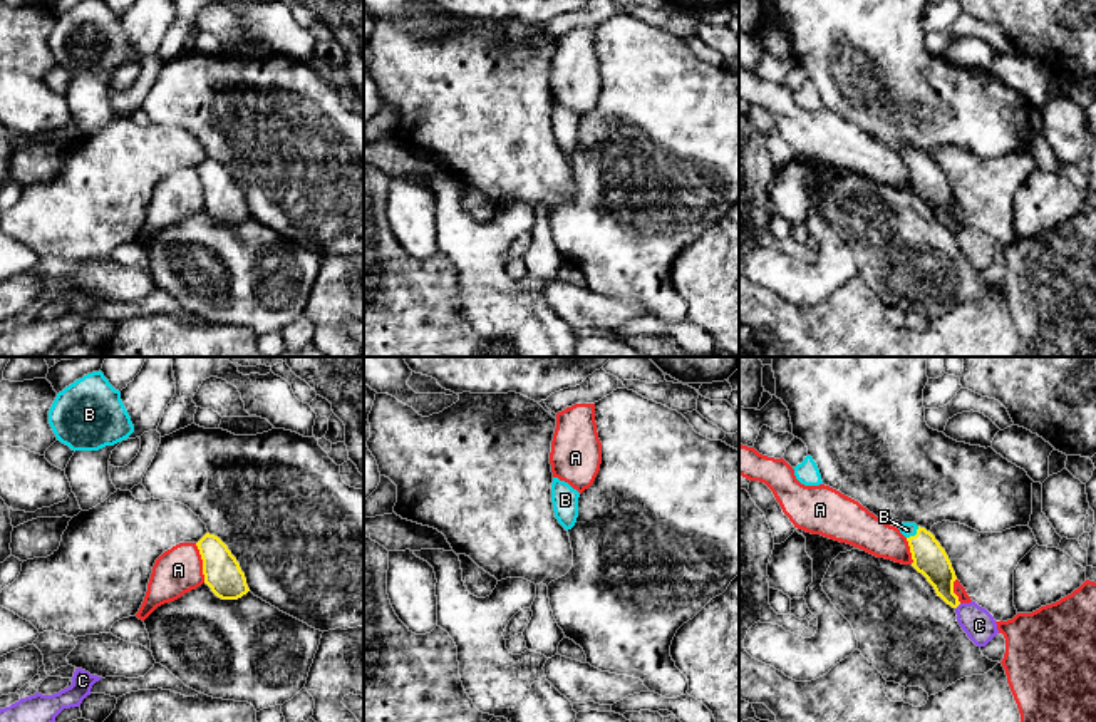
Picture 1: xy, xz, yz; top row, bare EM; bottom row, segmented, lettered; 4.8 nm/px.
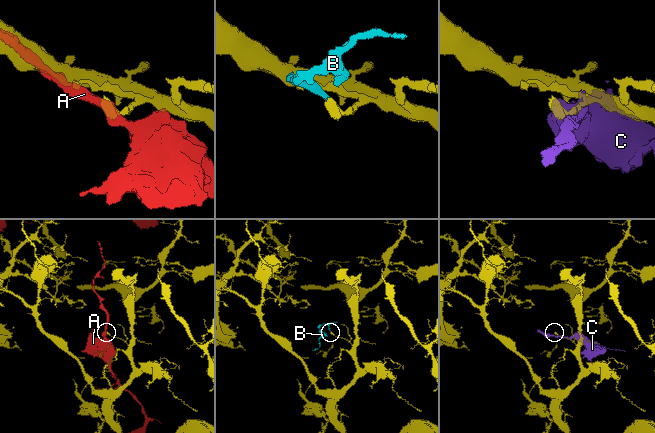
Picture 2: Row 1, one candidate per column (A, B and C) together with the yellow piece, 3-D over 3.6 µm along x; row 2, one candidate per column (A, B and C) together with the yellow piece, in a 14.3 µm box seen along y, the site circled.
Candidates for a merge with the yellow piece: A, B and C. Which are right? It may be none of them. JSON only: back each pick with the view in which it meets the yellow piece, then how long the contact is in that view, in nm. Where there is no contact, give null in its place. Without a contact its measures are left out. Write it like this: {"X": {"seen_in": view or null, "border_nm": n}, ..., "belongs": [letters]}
{"B": {"seen_in": "yz", "border_nm": 90}, "belongs": ["B"]}

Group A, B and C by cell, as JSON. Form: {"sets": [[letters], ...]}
{"sets": [["A"], ["B"], ["C"]]}

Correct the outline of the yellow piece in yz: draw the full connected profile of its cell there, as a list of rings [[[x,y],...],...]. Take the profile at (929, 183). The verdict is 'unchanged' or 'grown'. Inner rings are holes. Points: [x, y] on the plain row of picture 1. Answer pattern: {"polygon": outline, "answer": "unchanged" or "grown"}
{"polygon": [[[902,147],[898,154],[908,166],[912,191],[927,203],[937,221],[957,233],[960,229],[959,221],[954,218],[957,201],[945,174],[930,156],[915,147]]], "answer": "grown"}

